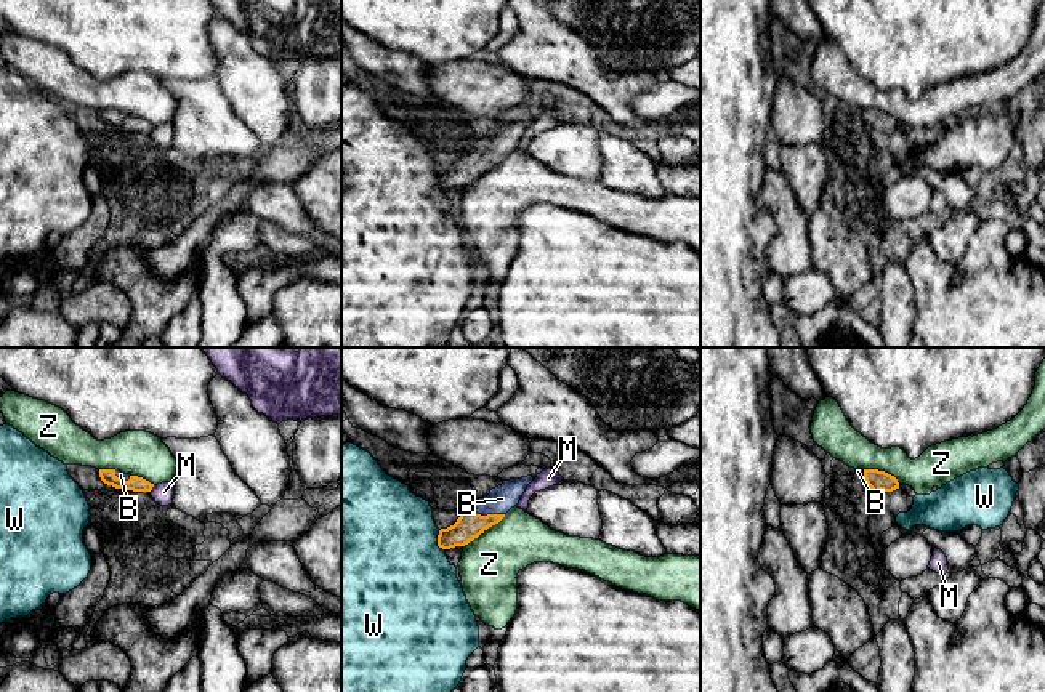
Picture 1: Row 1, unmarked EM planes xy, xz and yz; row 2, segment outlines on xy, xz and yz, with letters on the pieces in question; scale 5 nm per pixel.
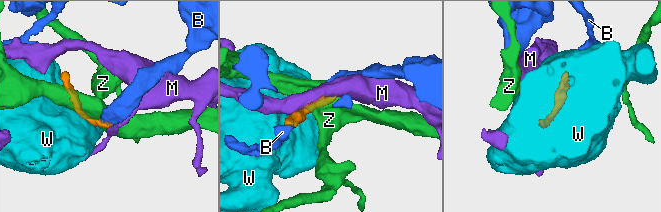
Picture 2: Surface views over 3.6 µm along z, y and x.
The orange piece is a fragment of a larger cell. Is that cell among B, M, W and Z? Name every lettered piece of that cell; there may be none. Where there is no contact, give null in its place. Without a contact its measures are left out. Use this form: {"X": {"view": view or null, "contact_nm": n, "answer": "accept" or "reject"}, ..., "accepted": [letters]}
{"B": {"view": "xz", "contact_nm": 170, "answer": "accept"}, "M": {"view": "xy", "contact_nm": 50, "answer": "reject"}, "W": {"view": "xz", "contact_nm": 110, "answer": "reject"}, "Z": {"view": "xz", "contact_nm": 280, "answer": "reject"}, "accepted": ["B"]}

